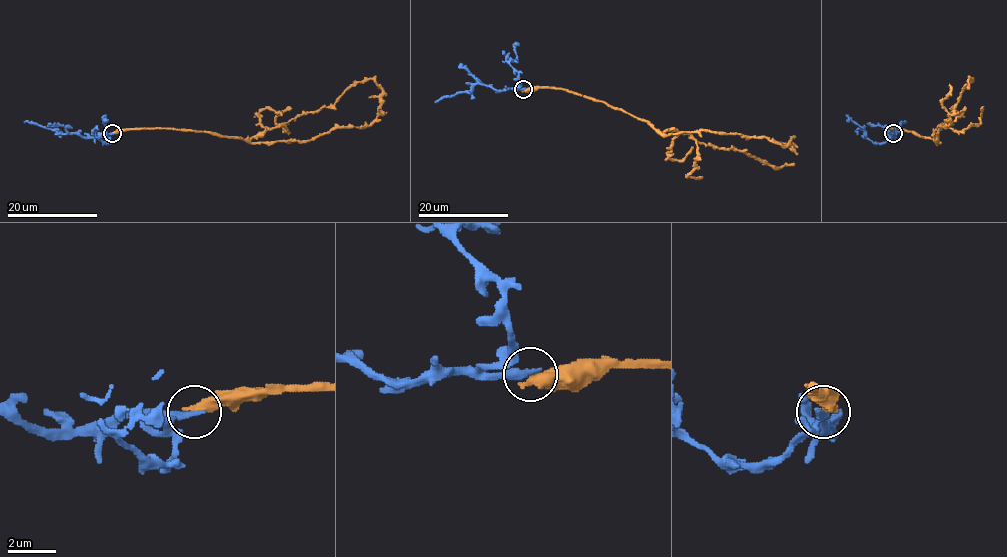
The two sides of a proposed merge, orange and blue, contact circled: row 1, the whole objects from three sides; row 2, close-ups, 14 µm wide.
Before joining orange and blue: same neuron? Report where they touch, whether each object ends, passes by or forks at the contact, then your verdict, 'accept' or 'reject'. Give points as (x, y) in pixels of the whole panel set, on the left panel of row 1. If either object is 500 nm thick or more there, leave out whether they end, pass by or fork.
place (112, 133); orange ends; blue ends; reject

